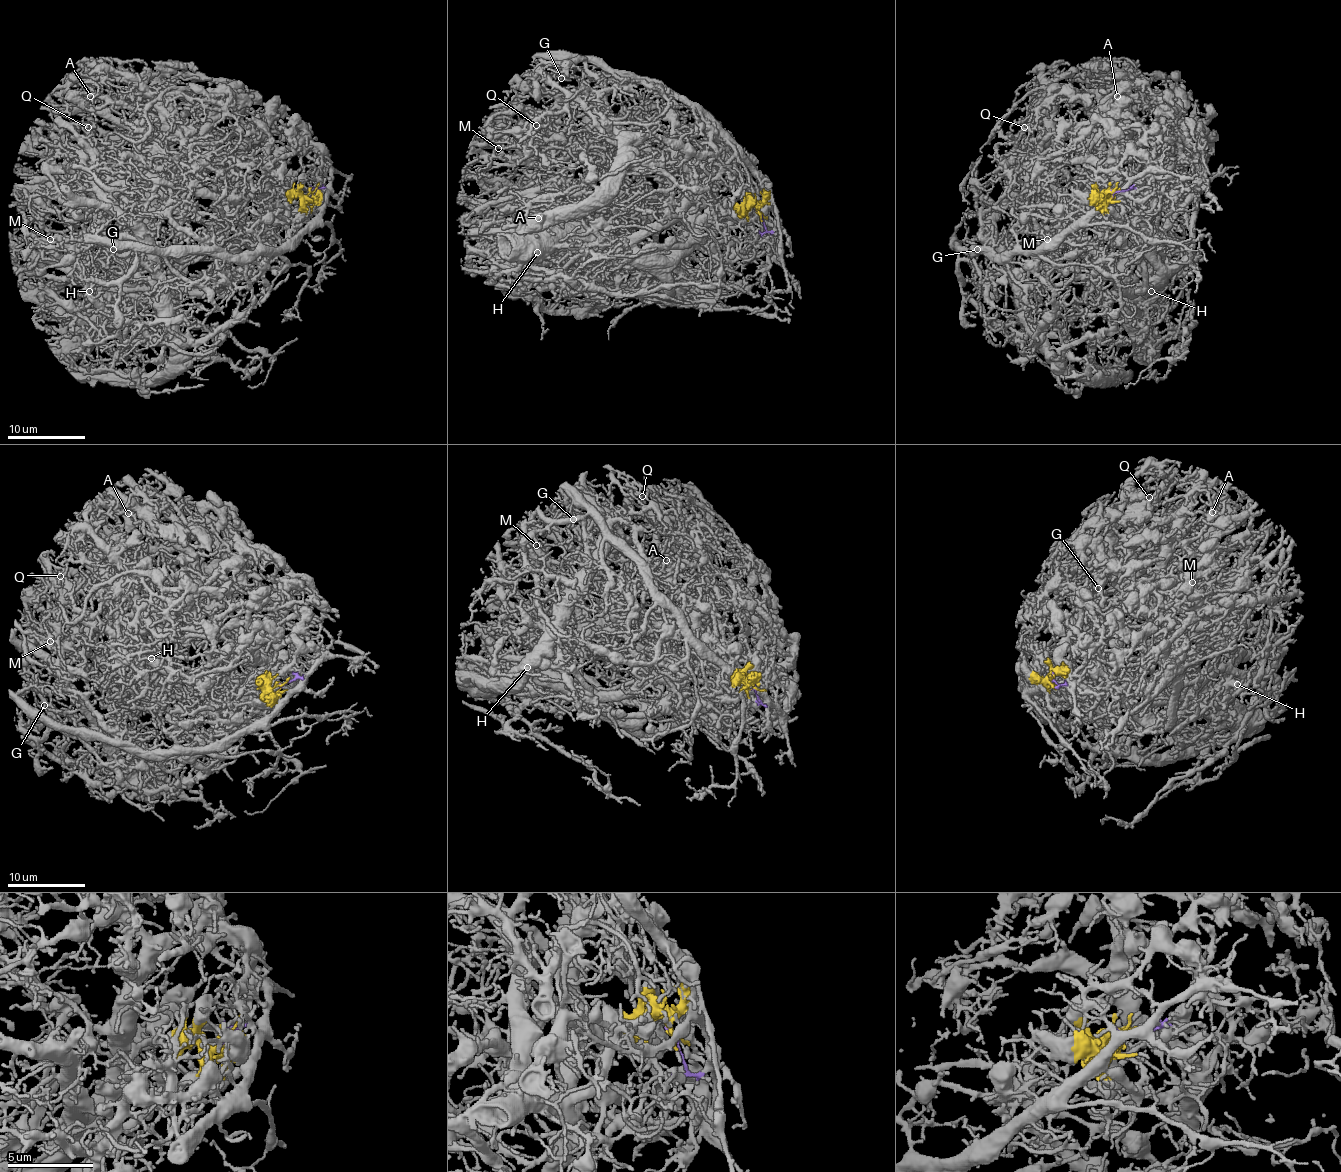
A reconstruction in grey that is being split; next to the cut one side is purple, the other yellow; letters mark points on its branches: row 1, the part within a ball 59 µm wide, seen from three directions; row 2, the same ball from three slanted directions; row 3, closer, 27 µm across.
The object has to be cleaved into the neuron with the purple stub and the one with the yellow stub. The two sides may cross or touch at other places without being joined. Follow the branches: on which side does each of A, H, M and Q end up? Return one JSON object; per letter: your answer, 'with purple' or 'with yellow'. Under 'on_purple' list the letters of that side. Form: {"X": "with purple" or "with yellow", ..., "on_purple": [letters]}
{"A": "with yellow", "H": "with yellow", "M": "with yellow", "Q": "with yellow", "on_purple": []}

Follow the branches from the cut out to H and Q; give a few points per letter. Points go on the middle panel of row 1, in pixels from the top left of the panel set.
H: (759, 212), (753, 207), (713, 207), (684, 243), (660, 249), (608, 249), (579, 240), (563, 263), (538, 251)
Q: (759, 212), (713, 207), (684, 243), (660, 249), (596, 238), (550, 166), (546, 113), (520, 127), (536, 125)

